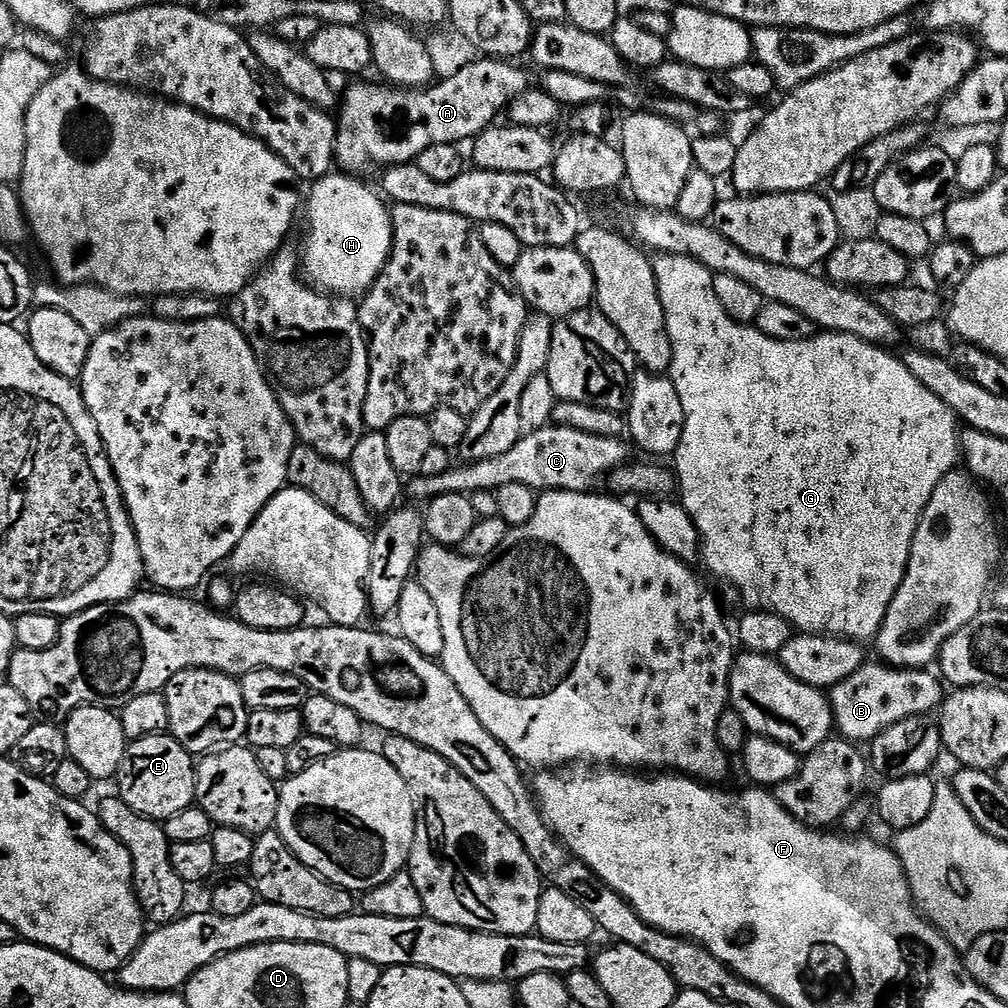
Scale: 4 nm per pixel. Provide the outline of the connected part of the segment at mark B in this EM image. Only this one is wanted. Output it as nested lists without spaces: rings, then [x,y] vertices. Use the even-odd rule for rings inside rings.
[[[865,662],[850,678],[830,690],[832,716],[843,739],[871,742],[882,730],[906,718],[935,713],[946,699],[946,684],[928,668],[893,668],[883,662]]]

